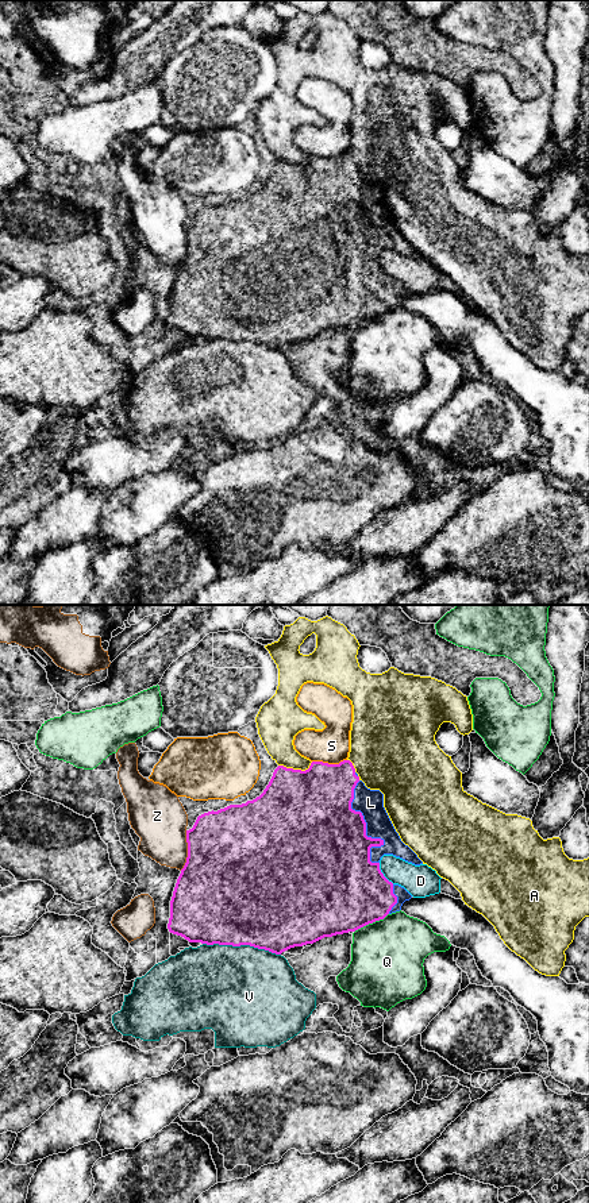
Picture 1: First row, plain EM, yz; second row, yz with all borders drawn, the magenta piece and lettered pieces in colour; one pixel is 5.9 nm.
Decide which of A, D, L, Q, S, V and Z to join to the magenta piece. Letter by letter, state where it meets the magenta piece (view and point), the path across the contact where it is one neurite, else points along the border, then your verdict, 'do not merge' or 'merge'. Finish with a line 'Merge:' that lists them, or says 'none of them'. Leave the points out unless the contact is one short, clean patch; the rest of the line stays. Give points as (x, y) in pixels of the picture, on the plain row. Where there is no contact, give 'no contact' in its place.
A: contact yz (296, 165); do not merge
D: contact yz (382, 269); border yz (378, 258), (380, 266), (393, 278); do not merge
L: contact yz (365, 226); merge
Q: contact yz (370, 317); do not merge
S: contact yz (327, 158); do not merge
V: contact yz (242, 339); do not merge
Z: contact yz (188, 246); do not merge
Merge: L

